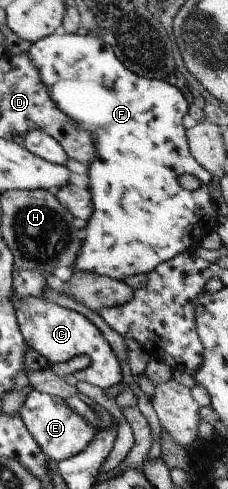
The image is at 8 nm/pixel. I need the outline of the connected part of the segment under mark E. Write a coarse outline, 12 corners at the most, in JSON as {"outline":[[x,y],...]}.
{"outline":[[34,390],[18,414],[50,462],[95,433],[60,397]]}

